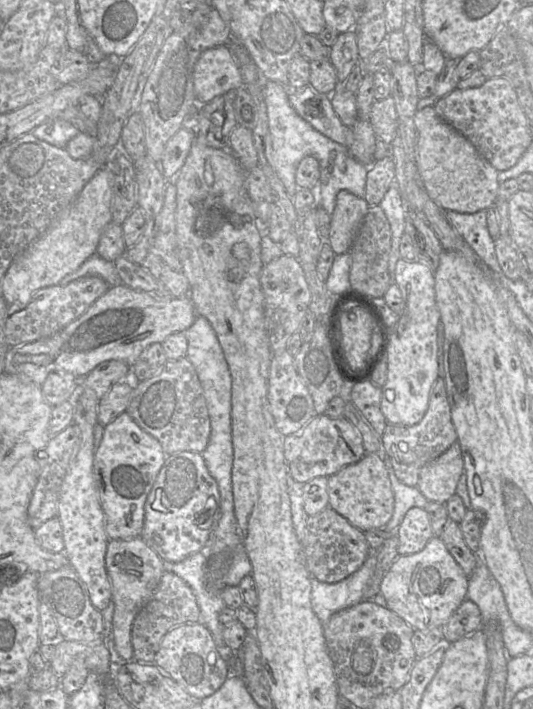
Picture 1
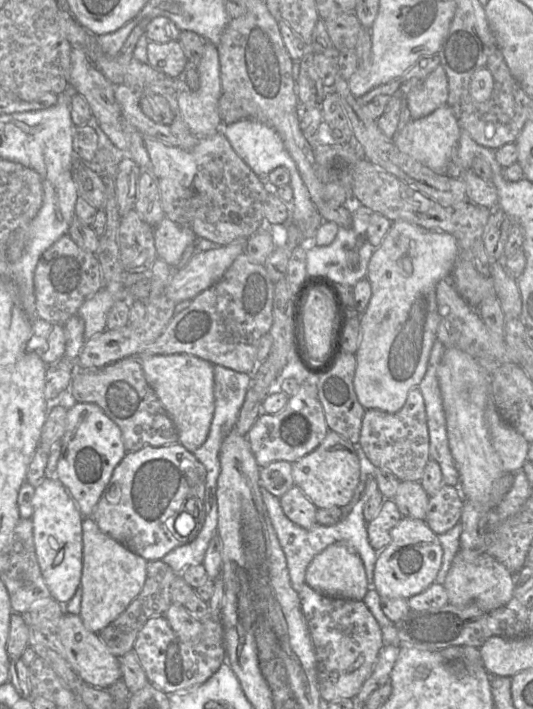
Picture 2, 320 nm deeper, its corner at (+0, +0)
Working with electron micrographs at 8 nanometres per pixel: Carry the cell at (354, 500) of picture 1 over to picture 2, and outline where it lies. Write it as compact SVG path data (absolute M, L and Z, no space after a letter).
M332 430L315 450L291 464L294 486L317 508L347 506L360 482L360 463L354 445Z

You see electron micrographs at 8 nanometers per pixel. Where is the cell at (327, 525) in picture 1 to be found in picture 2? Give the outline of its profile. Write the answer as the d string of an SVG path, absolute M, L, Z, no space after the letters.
M293 486L279 498L283 513L295 524L311 529L316 521L317 507L297 486Z

